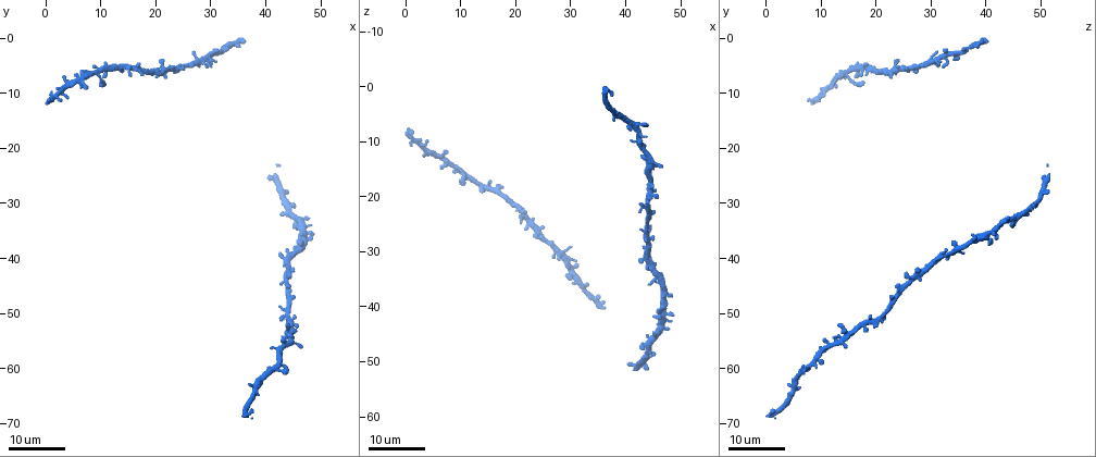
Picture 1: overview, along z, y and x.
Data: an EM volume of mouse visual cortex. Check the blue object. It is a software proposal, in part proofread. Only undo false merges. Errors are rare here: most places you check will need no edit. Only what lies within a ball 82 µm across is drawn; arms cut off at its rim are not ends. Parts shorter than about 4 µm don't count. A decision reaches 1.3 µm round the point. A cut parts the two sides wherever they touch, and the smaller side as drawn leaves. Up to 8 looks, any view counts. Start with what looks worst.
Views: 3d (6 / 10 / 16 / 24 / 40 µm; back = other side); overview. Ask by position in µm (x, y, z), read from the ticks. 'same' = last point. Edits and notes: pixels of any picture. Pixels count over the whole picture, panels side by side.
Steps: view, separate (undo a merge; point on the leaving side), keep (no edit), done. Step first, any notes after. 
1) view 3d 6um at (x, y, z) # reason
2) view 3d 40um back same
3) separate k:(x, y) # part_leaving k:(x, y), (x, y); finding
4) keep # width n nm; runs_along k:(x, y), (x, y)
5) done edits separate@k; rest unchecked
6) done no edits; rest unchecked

view 3d 16um at (9.5, 6.5, 14.5) # four or more arms meet

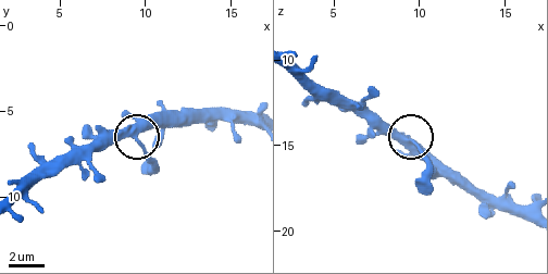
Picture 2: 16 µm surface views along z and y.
view 3d 10um at (9.4, 6.8, 14.9)

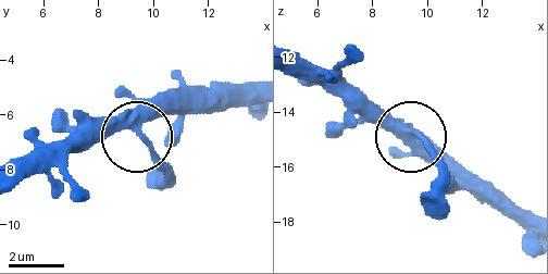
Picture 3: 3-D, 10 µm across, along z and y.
keep # runs_along 3:(525, 225), (475, 195), (414, 134), (445, 172); all the same cell

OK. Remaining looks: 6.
view 3d 24um at (44.0, 51.5, 17.5) # a narrow waist

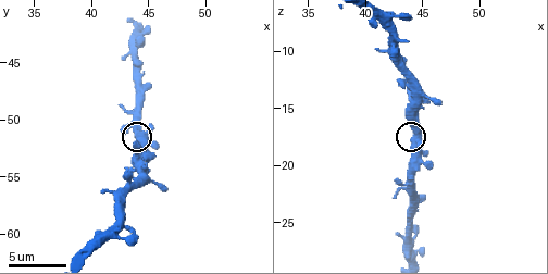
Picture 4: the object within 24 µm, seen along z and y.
view 3d 10um at (44.2, 51.8, 17.4)

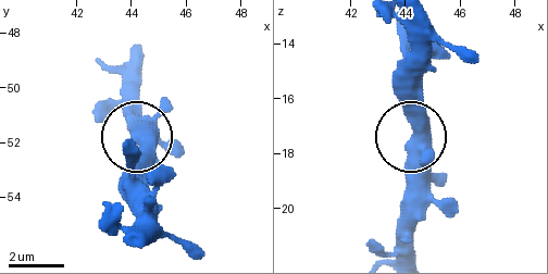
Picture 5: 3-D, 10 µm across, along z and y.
keep # all the same cell

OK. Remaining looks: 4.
view 3d 24um at (25.0, 5.0, 27.0) # thin neck

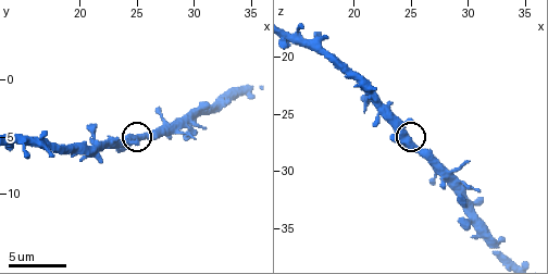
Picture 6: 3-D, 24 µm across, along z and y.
view 3d 6um at (24.8, 5.0, 27.0)

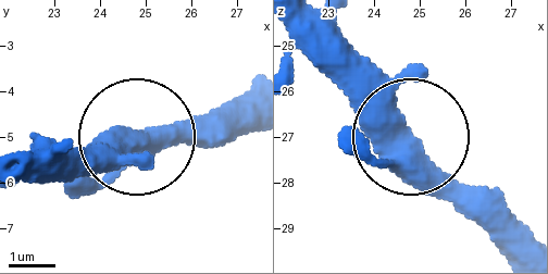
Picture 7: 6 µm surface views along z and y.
keep # arms 3; one cell here

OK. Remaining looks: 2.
view 3d 24um at (46.5, 33.0, 43.0)

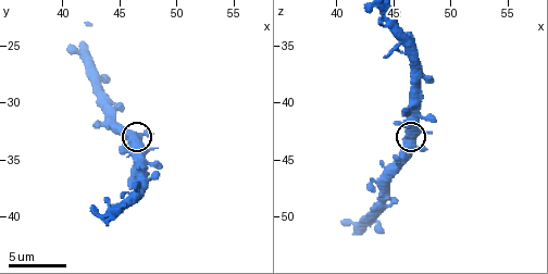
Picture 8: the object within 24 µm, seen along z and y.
view 3d 10um at (46.2, 33.2, 43.4)

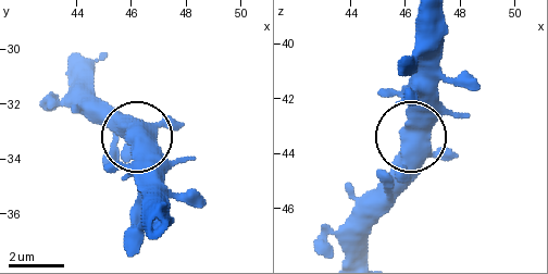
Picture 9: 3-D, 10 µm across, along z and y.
keep # runs_along 9:(351, 256), (402, 144), (414, 89); one cell here

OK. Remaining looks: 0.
done no edits; rest unchecked

